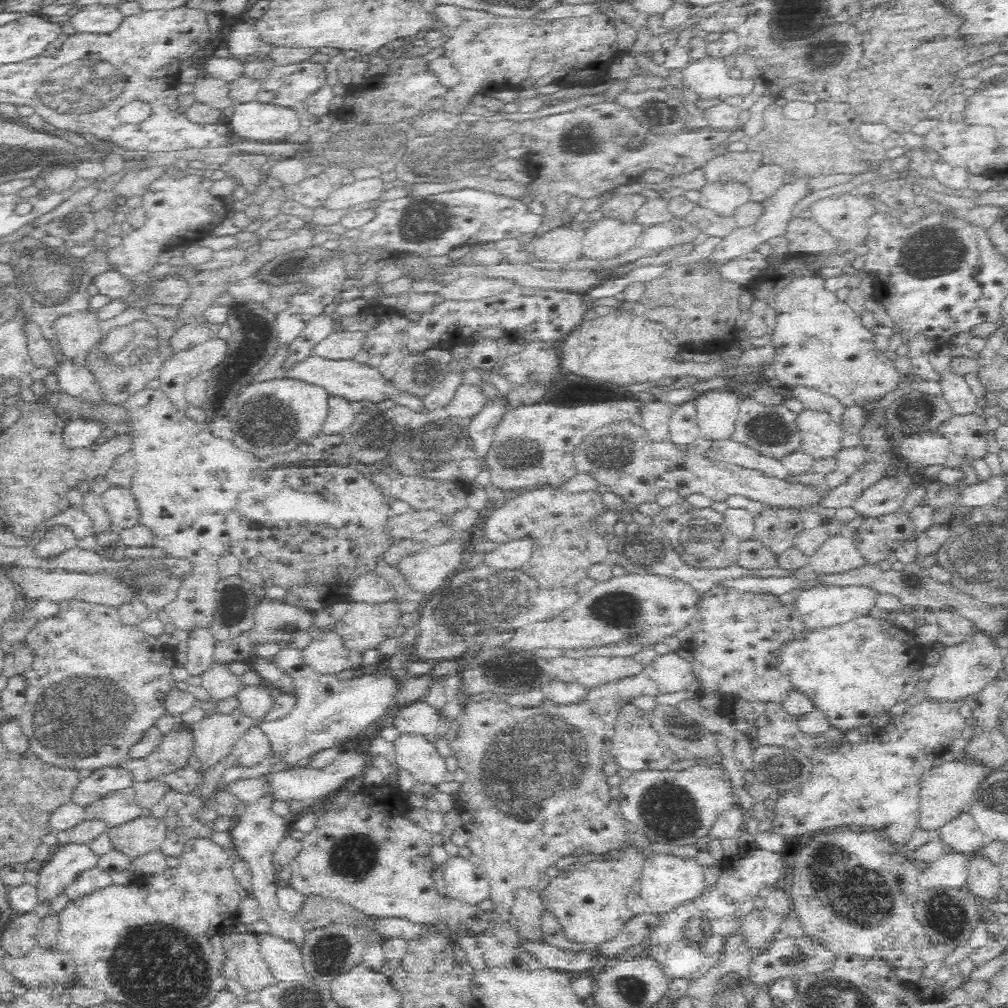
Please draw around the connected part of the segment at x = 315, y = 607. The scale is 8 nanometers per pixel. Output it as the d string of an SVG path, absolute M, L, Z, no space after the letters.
M280 463L272 464L272 466L278 466L278 470L268 470L268 472L261 472L260 476L253 476L250 479L250 488L246 489L246 492L240 496L240 502L236 504L236 508L230 512L228 518L228 536L229 538L229 550L234 556L238 558L244 558L248 560L248 564L253 562L255 566L254 571L260 572L262 580L266 584L274 586L290 586L290 588L284 588L287 594L284 602L292 606L306 609L307 611L315 614L319 610L327 609L338 603L348 603L350 590L352 590L354 582L358 580L359 576L370 574L370 572L376 572L376 566L378 562L382 560L384 553L394 544L394 538L391 530L389 529L389 520L392 515L392 503L391 498L386 498L384 490L370 482L368 478L364 478L356 468L352 466L310 466L310 468L298 468L298 466L282 466Z

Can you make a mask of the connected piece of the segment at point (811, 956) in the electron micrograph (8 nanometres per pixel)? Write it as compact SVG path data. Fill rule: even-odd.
M779 934L768 943L764 951L751 960L749 975L744 983L766 988L773 981L789 978L794 974L808 974L823 971L832 962L832 951L809 937L795 938Z

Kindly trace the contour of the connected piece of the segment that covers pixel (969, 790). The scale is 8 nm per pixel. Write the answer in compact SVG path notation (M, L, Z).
M945 756L946 762L942 762L936 768L930 768L921 779L919 798L919 826L932 833L936 828L944 826L946 822L956 818L961 813L971 810L971 804L976 797L980 784L992 772L988 765L976 761L974 758L956 758Z

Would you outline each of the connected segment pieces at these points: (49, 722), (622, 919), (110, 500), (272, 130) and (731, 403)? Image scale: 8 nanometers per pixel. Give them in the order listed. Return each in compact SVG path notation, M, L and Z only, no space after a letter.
M76 598L60 600L57 605L56 614L38 621L25 638L25 647L32 651L34 662L27 672L21 675L25 681L25 704L18 720L22 722L22 730L29 738L32 754L40 757L43 762L54 764L56 767L72 768L76 771L104 768L105 765L118 765L127 762L130 760L129 750L144 738L145 732L155 726L156 720L170 714L168 696L179 687L172 677L172 668L176 665L176 661L172 660L170 656L166 656L166 644L162 644L158 637L144 634L138 625L124 624L118 613L118 607L84 602Z
M622 856L622 860L608 858L603 861L576 862L559 871L556 878L550 879L541 897L546 909L554 912L559 919L566 937L586 946L616 938L634 916L626 896L642 872L642 858Z
M121 484L110 486L104 492L104 504L106 504L106 512L112 516L110 522L117 525L118 528L130 528L136 524L136 504L134 504L133 494L130 494L130 488L126 488Z
M259 100L238 104L232 113L231 128L237 136L252 140L284 140L296 132L296 114L284 106L274 106Z
M714 389L698 394L694 401L700 438L711 441L730 439L742 399L730 390Z

